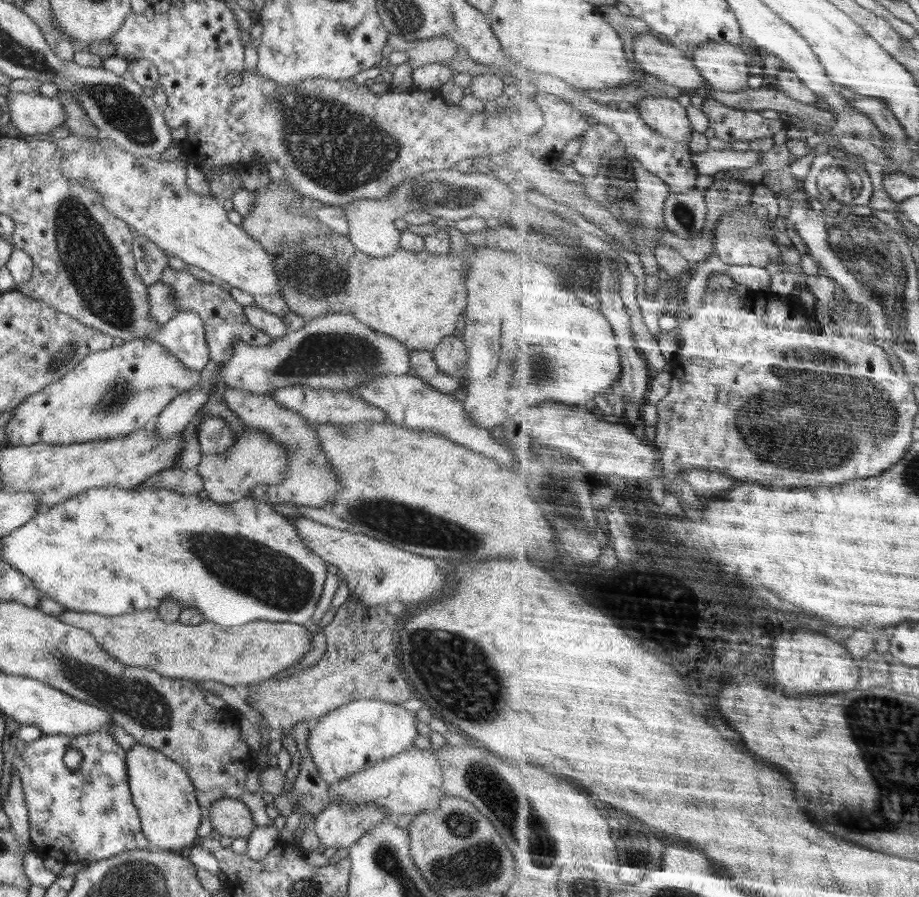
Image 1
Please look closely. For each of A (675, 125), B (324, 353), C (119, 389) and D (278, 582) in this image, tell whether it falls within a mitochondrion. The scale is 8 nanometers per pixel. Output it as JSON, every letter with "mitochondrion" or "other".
{"A":"other","B":"mitochondrion","C":"mitochondrion","D":"mitochondrion"}

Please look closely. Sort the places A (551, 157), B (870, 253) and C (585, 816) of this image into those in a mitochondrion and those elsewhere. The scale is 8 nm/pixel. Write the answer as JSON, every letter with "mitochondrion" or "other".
{"A":"other","B":"mitochondrion","C":"other"}

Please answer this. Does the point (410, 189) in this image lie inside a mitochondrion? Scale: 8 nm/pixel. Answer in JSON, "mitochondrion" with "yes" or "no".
{"mitochondrion":"yes"}

